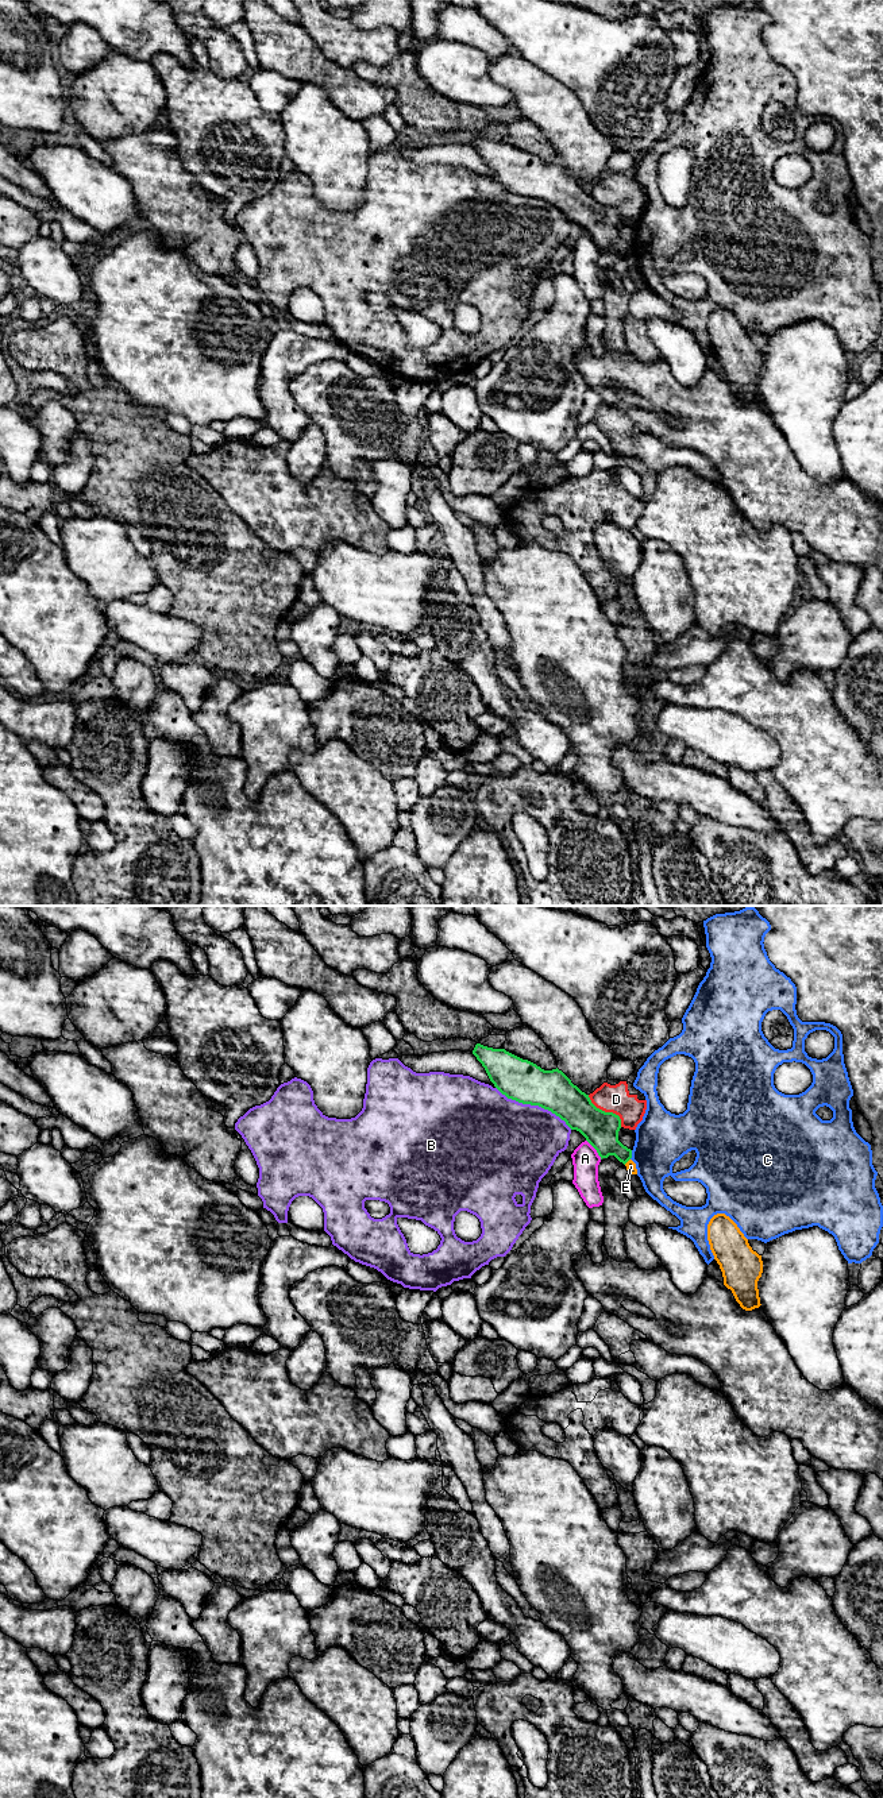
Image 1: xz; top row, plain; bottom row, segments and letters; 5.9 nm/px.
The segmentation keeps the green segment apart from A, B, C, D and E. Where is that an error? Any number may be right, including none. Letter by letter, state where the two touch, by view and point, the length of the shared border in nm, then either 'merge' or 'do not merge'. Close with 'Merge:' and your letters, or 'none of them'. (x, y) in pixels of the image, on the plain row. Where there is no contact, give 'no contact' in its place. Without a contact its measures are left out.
A: xz (594, 240) | 150 nm | do not merge
B: xz (533, 197) | 500 nm | do not merge
C: xz (631, 247) | 60 nm | do not merge
D: xz (606, 205) | 280 nm | do not merge
E: xz (627, 254) | 50 nm | do not merge
Merge: none of them

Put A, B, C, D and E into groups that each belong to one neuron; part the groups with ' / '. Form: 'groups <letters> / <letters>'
groups A / B / C / D / E

